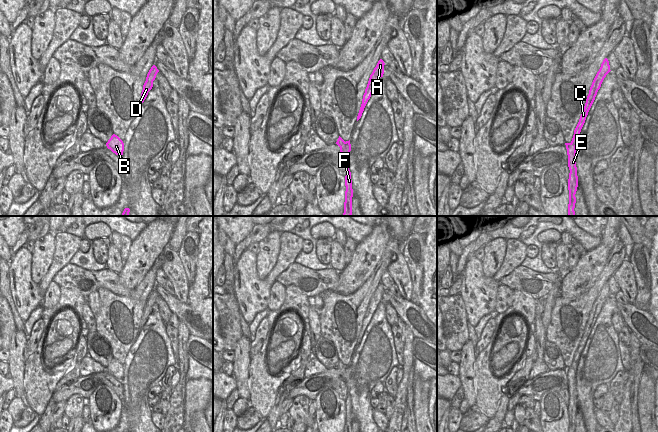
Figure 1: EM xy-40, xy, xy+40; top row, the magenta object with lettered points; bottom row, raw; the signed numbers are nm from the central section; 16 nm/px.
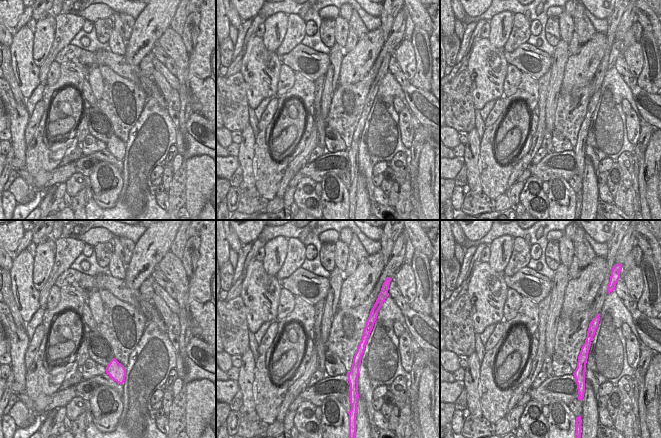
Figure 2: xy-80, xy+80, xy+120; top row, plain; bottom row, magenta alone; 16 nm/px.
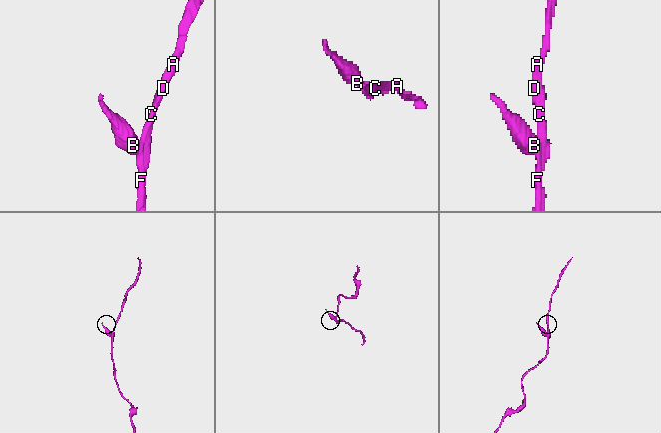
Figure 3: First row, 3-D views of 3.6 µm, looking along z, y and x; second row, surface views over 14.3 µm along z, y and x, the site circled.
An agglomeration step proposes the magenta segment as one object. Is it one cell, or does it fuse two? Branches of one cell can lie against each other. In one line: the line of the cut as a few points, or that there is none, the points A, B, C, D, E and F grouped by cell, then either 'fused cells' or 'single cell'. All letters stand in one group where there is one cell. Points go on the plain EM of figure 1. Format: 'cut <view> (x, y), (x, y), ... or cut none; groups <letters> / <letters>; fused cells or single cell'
cut xy (346, 365), (346, 373), (343, 379); groups A C D E F / B; fused cells

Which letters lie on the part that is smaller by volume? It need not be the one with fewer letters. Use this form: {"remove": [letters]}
{"remove": ["B"]}

